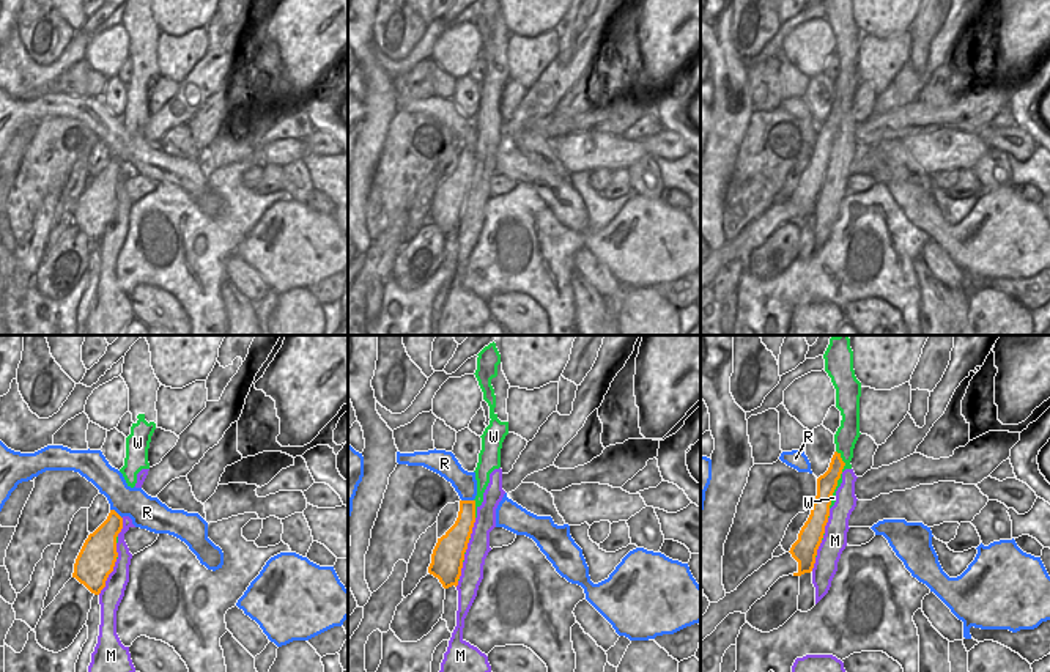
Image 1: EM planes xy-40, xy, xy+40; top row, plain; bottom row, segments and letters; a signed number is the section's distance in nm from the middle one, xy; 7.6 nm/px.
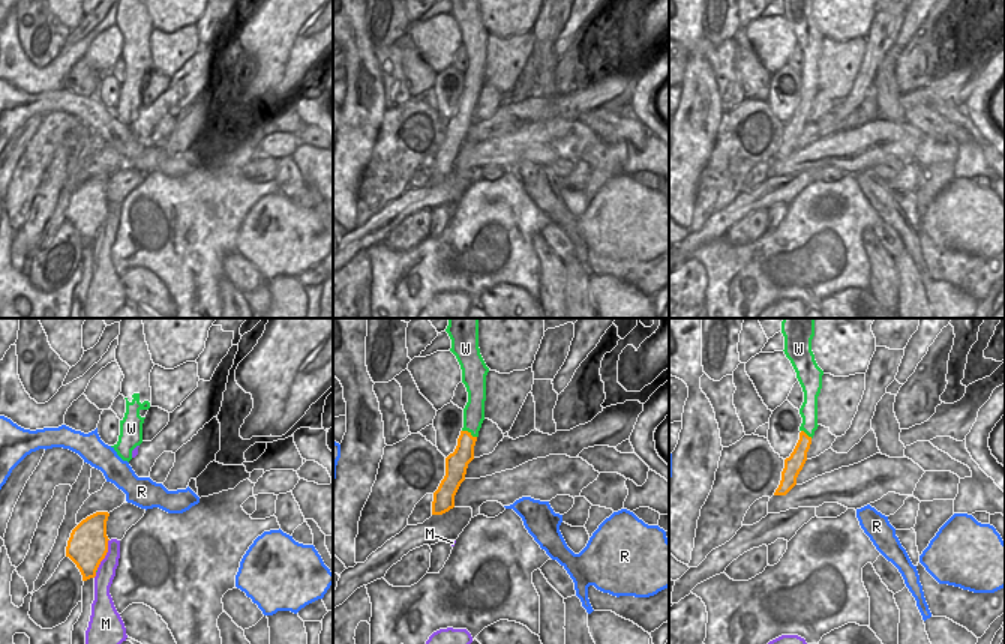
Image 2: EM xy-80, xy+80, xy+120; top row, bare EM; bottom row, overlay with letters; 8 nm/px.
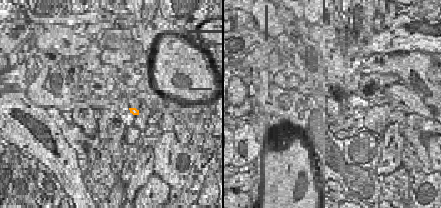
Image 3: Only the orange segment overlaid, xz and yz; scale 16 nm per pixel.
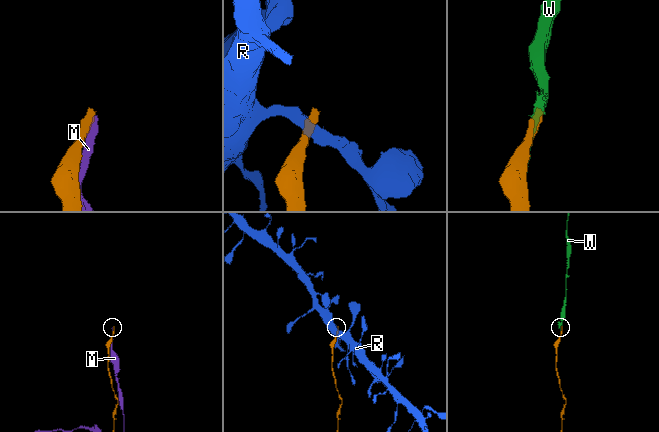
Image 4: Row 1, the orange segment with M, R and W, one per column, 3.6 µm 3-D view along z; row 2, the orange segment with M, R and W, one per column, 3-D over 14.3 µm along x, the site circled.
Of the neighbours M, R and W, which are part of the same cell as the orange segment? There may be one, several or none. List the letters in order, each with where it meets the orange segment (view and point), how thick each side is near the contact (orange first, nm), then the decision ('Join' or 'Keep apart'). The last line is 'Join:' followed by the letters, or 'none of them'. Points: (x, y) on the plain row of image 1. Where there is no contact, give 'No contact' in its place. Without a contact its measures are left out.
M: Touches orange at xy-40 (107, 224). Thickness 280 nm (orange) against 170 nm. Keep apart
R: Touches orange at xy-40 (117, 161). Thickness 220 nm (orange) against 260 nm. Keep apart
W: Touches orange at xy (474, 156). Thickness 170 nm (orange) against 110 nm. Join
Join: W

